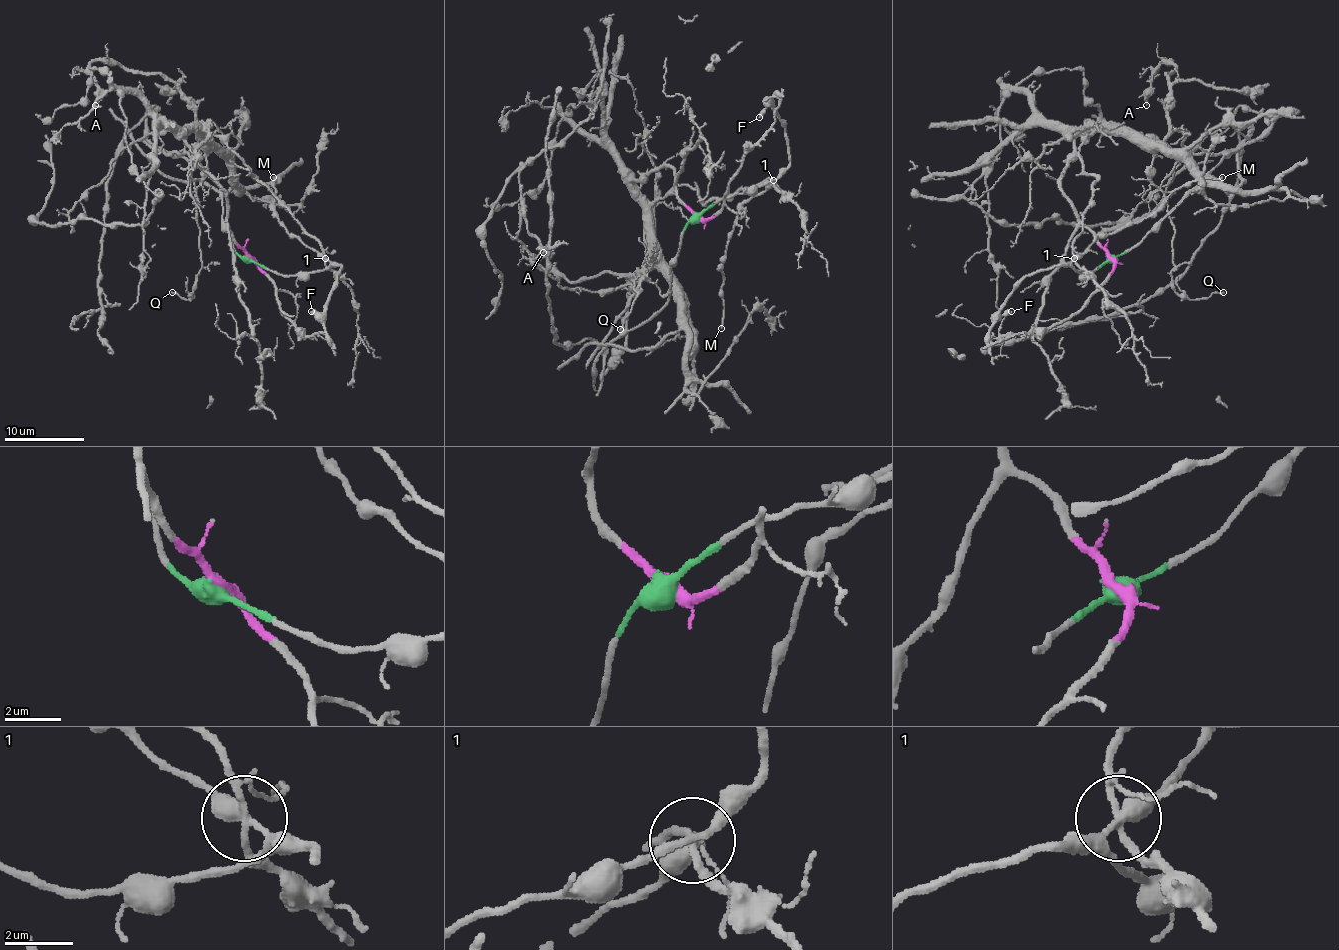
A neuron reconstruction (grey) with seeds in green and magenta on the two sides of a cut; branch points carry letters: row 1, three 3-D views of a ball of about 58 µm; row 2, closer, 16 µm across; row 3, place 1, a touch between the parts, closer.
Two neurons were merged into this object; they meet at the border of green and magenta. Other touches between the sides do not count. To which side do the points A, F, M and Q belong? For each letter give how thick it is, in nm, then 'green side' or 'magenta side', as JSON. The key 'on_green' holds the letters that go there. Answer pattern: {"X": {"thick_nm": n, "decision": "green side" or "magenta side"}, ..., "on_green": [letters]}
{"A": {"thick_nm": 190, "decision": "magenta side"}, "F": {"thick_nm": 360, "decision": "green side"}, "M": {"thick_nm": 170, "decision": "green side"}, "Q": {"thick_nm": 130, "decision": "magenta side"}, "on_green": ["F", "M"]}

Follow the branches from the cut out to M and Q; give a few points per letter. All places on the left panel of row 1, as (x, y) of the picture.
M: (249, 258), (275, 274), (319, 272), (329, 264), (279, 223), (273, 177)
Q: (249, 258), (230, 232), (228, 195), (186, 133), (204, 153), (202, 268), (188, 300), (172, 292)

